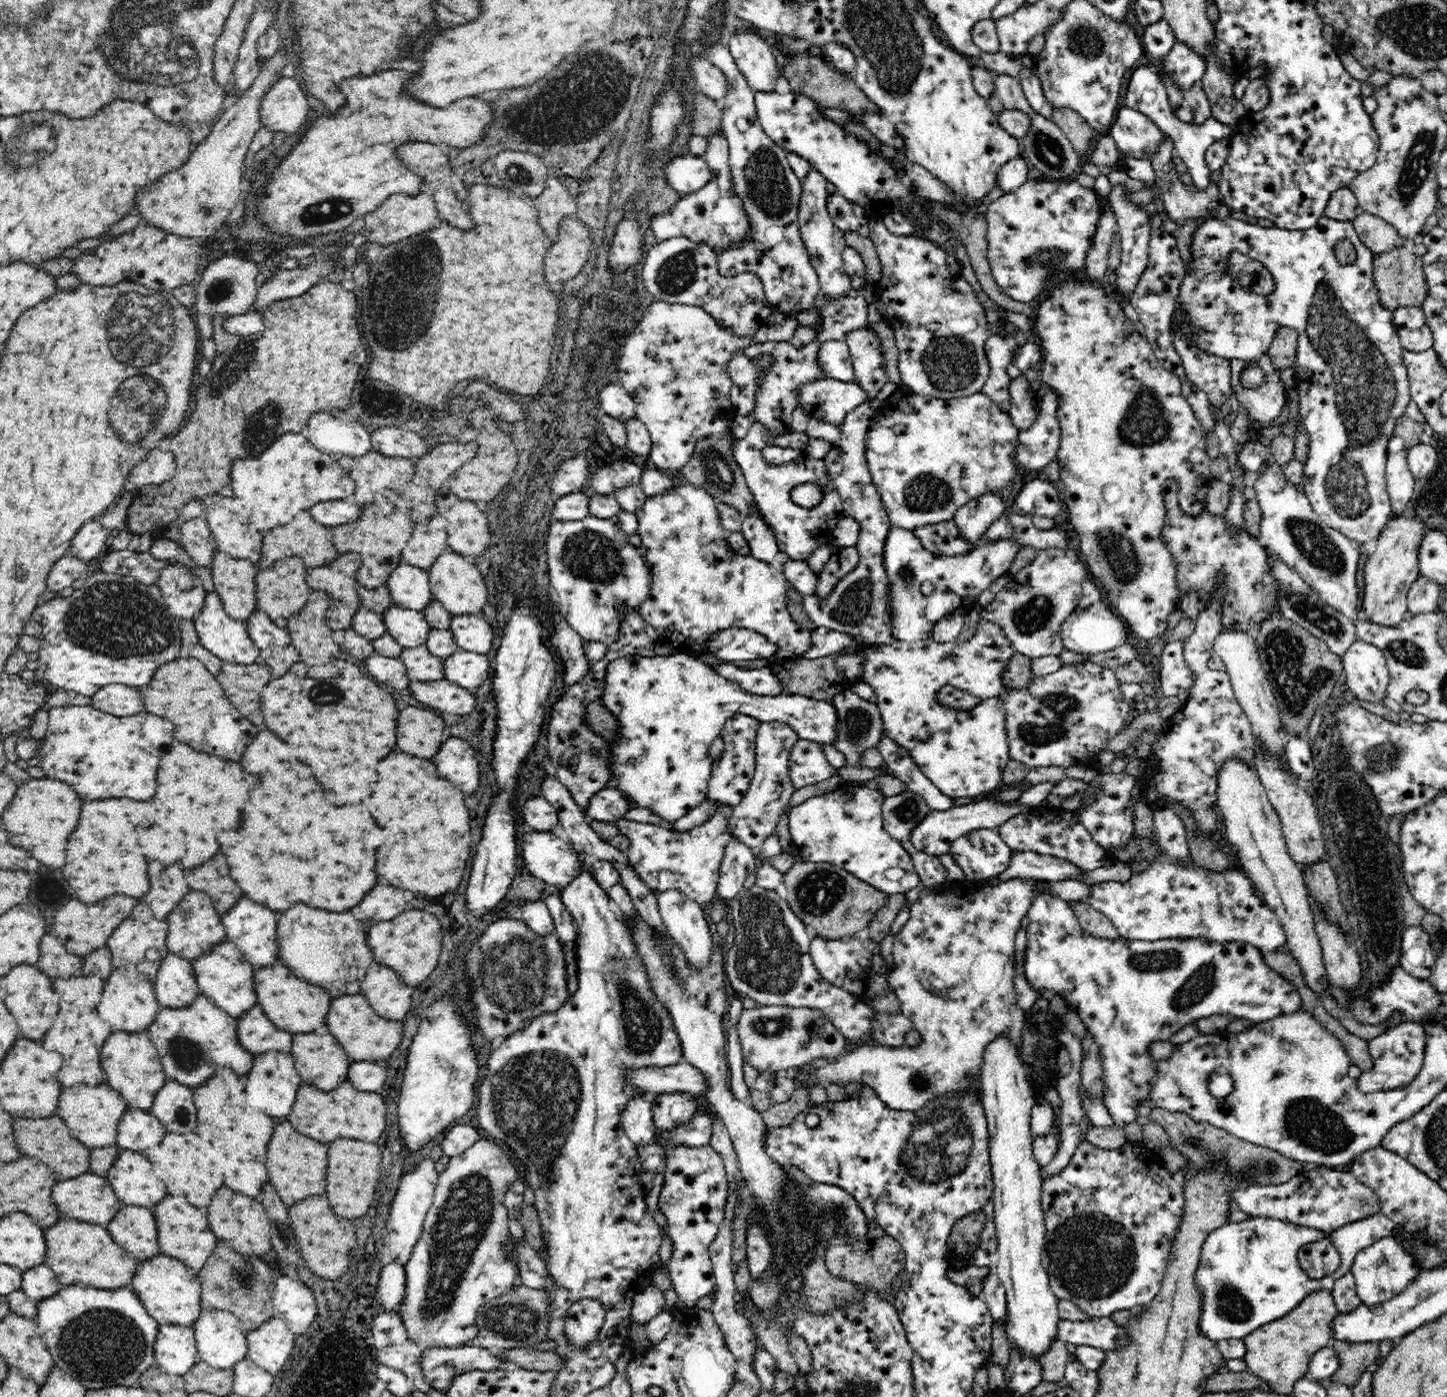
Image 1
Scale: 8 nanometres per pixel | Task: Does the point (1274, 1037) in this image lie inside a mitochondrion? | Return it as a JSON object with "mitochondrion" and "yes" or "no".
{"mitochondrion":"no"}

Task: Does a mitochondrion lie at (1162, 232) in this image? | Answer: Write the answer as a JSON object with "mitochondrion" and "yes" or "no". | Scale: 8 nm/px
{"mitochondrion":"no"}

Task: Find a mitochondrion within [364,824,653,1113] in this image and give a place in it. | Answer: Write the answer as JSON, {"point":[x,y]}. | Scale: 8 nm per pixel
{"point":[519,972]}

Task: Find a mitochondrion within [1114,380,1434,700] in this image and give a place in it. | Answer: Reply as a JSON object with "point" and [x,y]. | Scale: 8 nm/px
{"point":[1147,419]}

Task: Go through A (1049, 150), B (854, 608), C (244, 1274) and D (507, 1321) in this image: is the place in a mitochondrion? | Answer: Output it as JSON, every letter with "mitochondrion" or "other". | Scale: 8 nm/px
{"A":"mitochondrion","B":"mitochondrion","C":"mitochondrion","D":"mitochondrion"}

